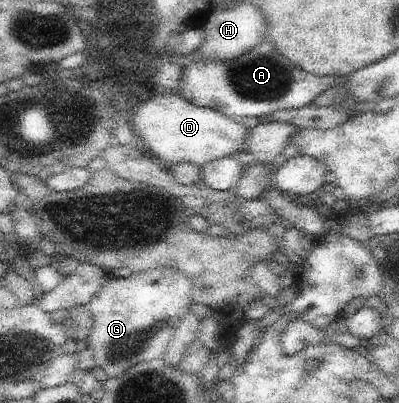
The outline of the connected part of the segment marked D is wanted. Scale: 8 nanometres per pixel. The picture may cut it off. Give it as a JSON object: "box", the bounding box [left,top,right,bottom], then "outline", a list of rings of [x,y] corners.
{"box":[131,93,247,167],"outline":[[[178,93],[151,96],[136,106],[131,124],[139,146],[166,167],[182,162],[202,167],[211,160],[247,153],[247,126],[216,110],[195,106]]]}

